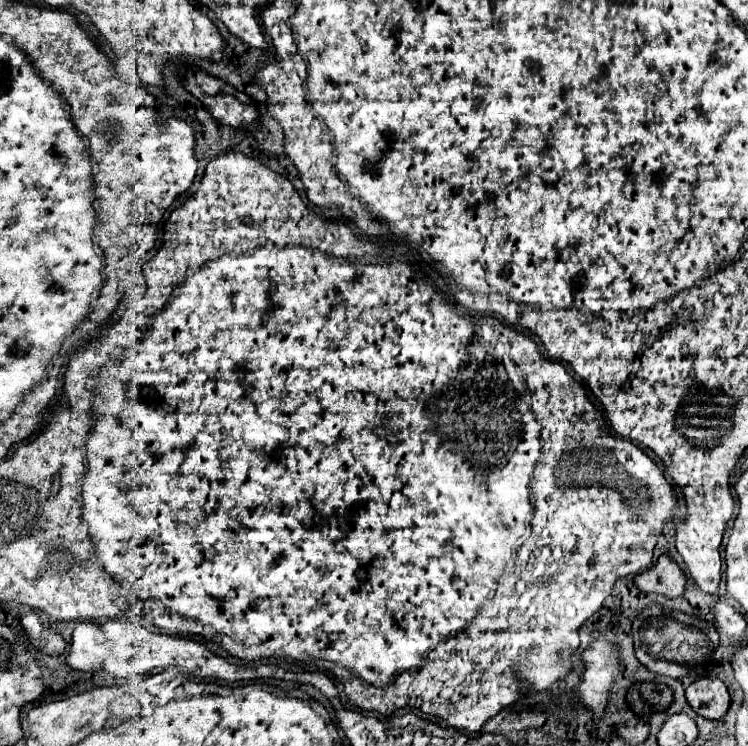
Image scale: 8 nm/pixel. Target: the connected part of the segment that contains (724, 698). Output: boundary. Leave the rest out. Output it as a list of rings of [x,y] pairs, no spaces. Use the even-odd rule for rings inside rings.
[[[700,678],[692,682],[686,688],[686,700],[696,714],[710,720],[722,718],[730,706],[730,694],[718,678]]]

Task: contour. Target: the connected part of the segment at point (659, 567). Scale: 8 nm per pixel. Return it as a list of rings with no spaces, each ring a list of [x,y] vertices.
[[[660,556],[650,570],[644,570],[634,576],[634,584],[646,594],[678,598],[684,592],[686,576],[670,556]]]

